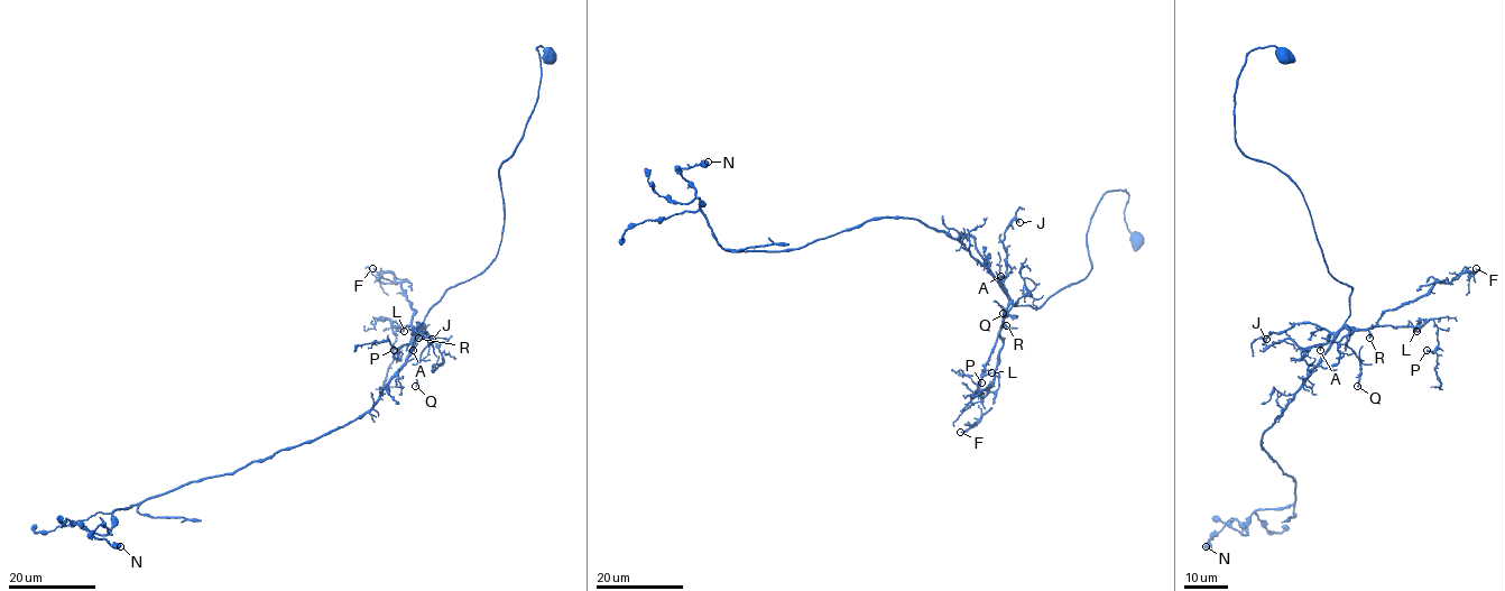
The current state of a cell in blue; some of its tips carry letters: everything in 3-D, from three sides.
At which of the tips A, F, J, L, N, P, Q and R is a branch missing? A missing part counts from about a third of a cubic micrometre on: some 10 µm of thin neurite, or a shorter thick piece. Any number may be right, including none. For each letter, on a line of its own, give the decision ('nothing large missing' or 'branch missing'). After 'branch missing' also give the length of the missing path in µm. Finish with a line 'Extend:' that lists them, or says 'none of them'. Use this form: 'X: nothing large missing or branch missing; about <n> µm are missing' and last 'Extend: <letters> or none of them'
A: nothing large missing
F: nothing large missing
J: nothing large missing
L: nothing large missing
N: nothing large missing
P: nothing large missing
Q: nothing large missing
R: nothing large missing
Extend: none of them

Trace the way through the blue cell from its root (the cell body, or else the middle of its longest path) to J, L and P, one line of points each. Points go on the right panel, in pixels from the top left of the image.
J: (1284, 57), (1247, 54), (1234, 139), (1295, 185), (1351, 293), (1336, 332), (1266, 339)
L: (1284, 57), (1273, 45), (1247, 54), (1235, 142), (1302, 194), (1328, 270), (1351, 287), (1345, 323), (1416, 331)
P: (1284, 57), (1247, 54), (1235, 142), (1302, 194), (1351, 287), (1345, 323), (1432, 320), (1427, 350)

